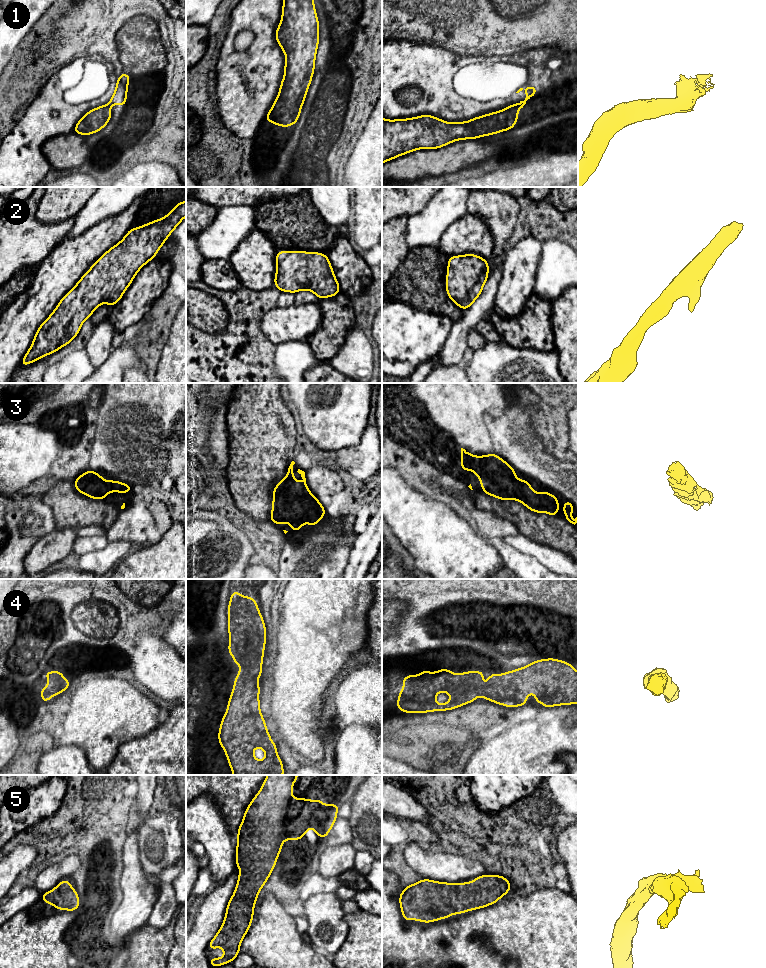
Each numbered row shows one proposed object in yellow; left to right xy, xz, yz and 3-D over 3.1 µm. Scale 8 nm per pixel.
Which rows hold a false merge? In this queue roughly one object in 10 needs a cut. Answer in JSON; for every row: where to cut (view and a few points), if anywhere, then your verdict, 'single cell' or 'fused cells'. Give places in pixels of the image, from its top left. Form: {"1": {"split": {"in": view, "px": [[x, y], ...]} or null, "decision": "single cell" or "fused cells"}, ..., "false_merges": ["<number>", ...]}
{"1": {"split": null, "decision": "single cell"}, "2": {"split": null, "decision": "single cell"}, "3": {"split": null, "decision": "single cell"}, "4": {"split": null, "decision": "single cell"}, "5": {"split": null, "decision": "single cell"}, "false_merges": []}

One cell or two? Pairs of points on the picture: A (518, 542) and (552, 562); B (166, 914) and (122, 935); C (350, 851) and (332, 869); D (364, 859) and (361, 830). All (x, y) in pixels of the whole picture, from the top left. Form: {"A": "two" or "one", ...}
{"A": "one", "B": "two", "C": "one", "D": "two"}

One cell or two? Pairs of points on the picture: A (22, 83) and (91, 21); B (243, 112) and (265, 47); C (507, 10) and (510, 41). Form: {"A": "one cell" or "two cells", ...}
{"A": "one cell", "B": "one cell", "C": "one cell"}

